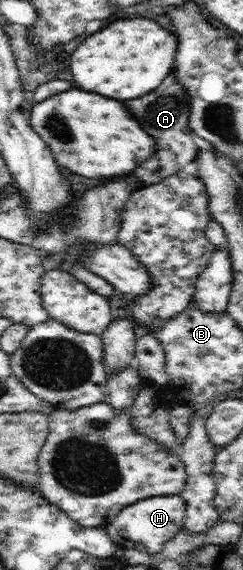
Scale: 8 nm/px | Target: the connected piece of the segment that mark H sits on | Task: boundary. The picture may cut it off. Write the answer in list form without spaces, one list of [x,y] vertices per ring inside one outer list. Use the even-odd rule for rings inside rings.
[[[178,494],[145,498],[123,508],[105,528],[118,547],[135,548],[148,554],[157,554],[172,536],[176,536],[178,531],[184,529],[186,509],[185,500]]]

